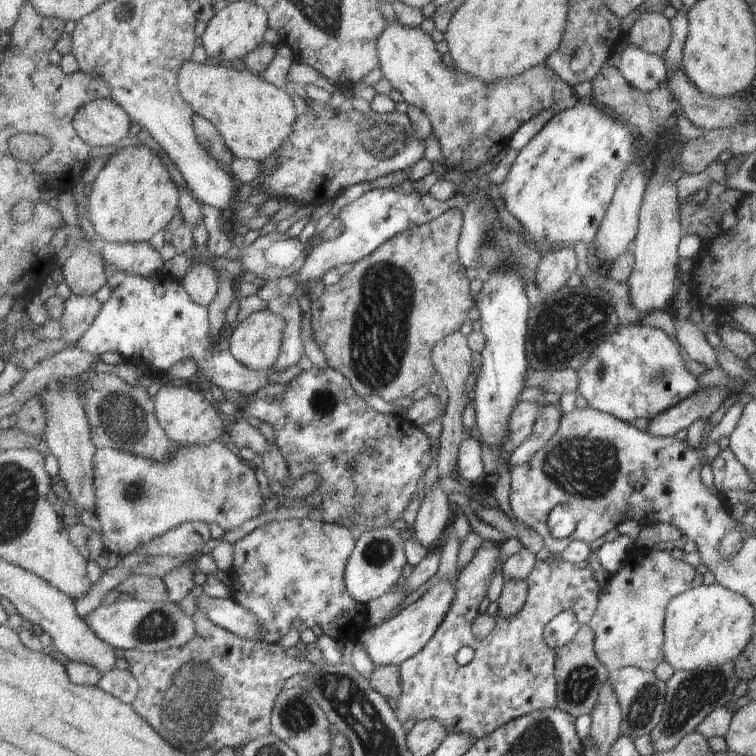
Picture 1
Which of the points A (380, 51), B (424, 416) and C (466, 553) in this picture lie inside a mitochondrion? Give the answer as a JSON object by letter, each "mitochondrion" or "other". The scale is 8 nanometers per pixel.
{"A":"other","B":"other","C":"other"}

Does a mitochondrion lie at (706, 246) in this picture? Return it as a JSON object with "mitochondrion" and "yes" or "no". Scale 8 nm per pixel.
{"mitochondrion":"no"}

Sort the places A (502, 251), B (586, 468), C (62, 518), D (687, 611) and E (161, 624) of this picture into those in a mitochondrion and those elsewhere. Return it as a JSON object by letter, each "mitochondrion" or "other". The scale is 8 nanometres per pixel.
{"A":"mitochondrion","B":"mitochondrion","C":"other","D":"other","E":"mitochondrion"}

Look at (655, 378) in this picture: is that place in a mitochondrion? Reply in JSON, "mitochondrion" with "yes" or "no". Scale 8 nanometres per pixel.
{"mitochondrion":"yes"}

